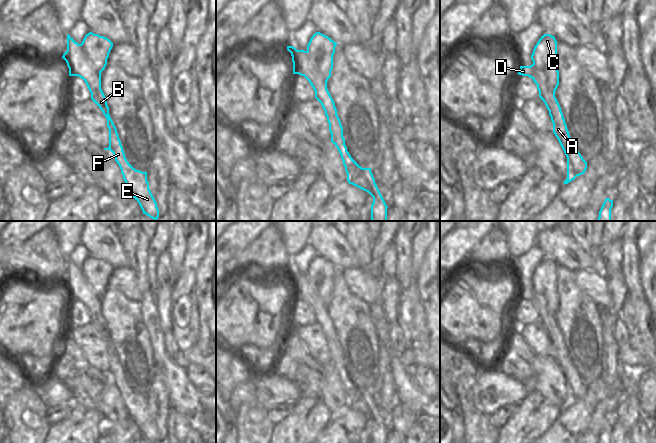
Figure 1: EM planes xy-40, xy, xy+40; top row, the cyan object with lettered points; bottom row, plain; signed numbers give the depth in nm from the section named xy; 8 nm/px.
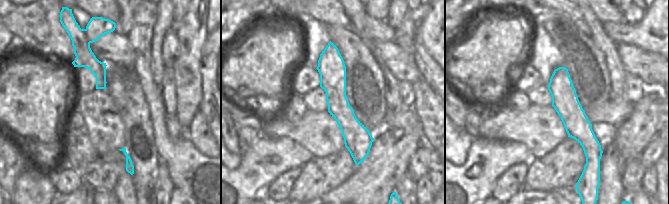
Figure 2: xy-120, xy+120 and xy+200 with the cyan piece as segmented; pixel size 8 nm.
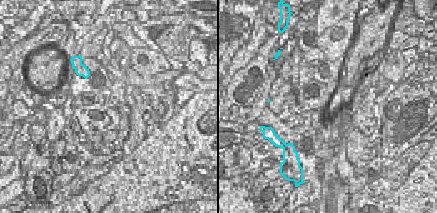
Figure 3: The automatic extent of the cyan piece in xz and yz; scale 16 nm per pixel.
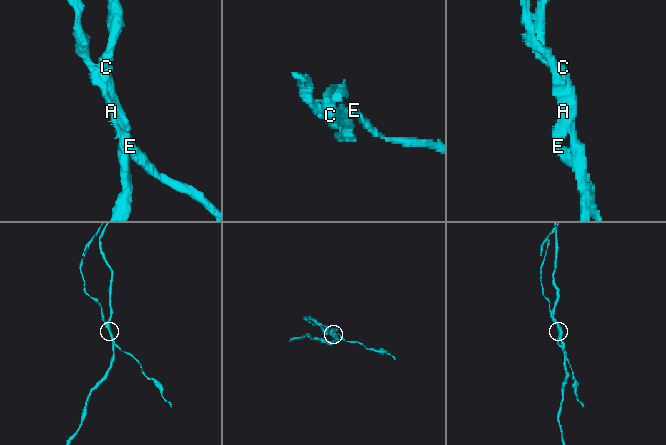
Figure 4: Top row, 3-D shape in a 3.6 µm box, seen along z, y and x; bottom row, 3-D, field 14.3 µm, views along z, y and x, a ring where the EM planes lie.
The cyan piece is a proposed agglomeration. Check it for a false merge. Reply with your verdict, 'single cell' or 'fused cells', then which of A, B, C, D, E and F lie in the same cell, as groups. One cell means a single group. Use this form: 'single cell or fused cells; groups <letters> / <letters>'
fused cells; groups A B D E F / C

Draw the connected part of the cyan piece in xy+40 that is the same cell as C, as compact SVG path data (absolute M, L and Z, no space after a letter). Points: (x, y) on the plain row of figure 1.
M550 258L541 260L533 273L531 283L535 291L545 299L549 313L555 316L559 309L557 265L555 261Z

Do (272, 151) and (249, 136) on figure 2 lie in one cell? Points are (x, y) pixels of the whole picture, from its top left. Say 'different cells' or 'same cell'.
different cells

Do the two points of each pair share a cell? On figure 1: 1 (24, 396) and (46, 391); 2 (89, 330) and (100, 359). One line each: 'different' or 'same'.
1: different
2: same

